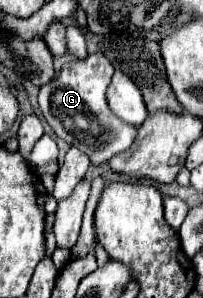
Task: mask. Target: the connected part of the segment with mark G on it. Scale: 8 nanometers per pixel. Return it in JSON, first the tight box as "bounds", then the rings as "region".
{"bounds":[39,53,137,165],"region":[[[93,53],[85,61],[67,63],[61,73],[39,91],[39,107],[51,129],[57,137],[83,151],[91,165],[107,163],[113,155],[129,149],[137,137],[137,127],[119,119],[107,105],[105,91],[111,77],[111,61],[103,53]]]}

